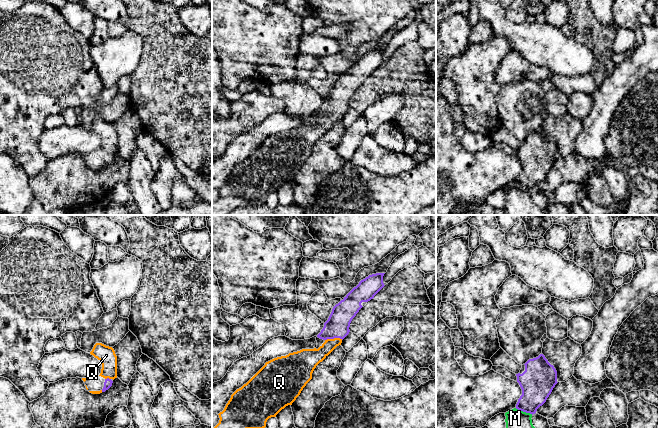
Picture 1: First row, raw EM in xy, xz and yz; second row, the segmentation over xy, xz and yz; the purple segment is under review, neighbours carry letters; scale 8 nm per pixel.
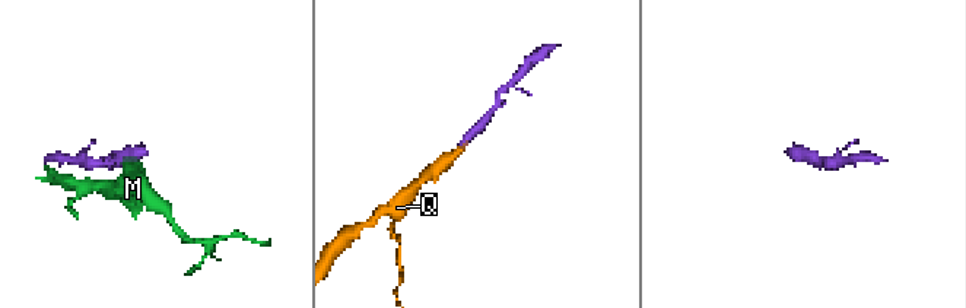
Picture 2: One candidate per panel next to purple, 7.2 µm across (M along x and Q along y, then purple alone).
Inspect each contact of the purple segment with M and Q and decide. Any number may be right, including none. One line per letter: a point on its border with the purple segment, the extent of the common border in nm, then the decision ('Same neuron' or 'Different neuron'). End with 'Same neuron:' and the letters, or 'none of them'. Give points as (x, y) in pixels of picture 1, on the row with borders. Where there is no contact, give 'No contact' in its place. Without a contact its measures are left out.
M: Touches purple at yz (524, 411). Shared border 150 nm. Different neuron
Q: Touches purple at xz (333, 338). Shared border 140 nm. Same neuron
Same neuron: Q

